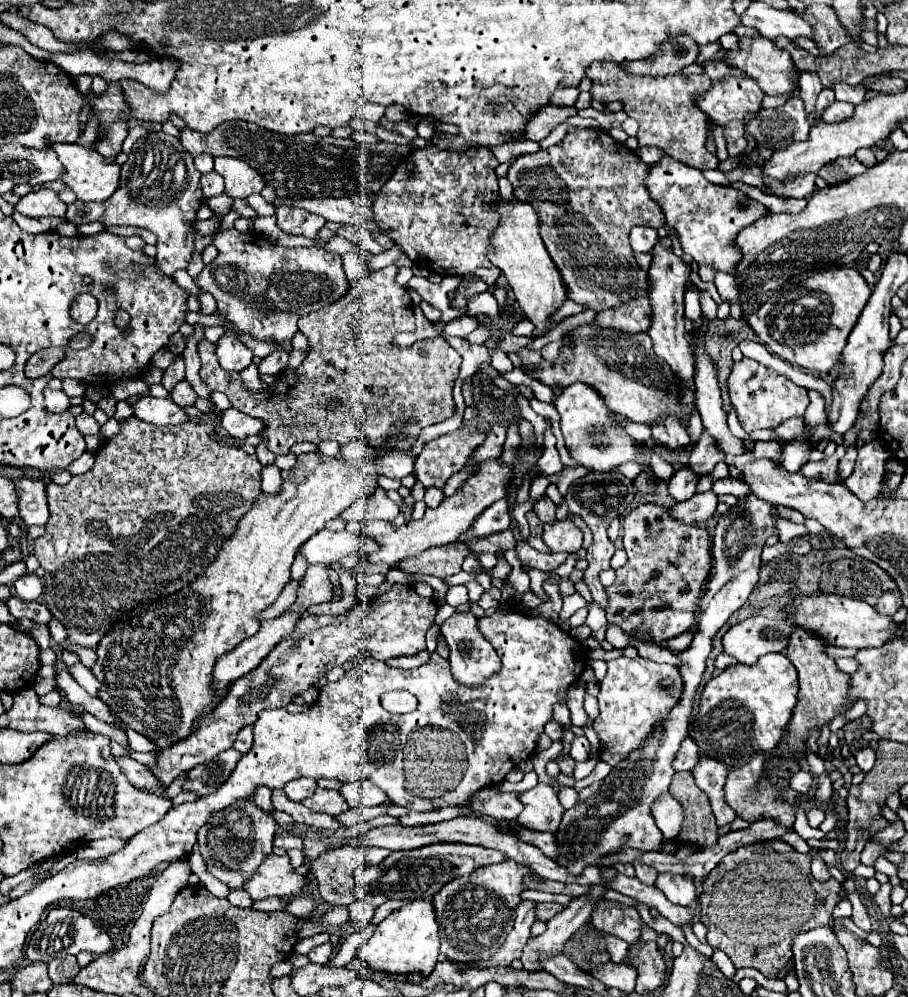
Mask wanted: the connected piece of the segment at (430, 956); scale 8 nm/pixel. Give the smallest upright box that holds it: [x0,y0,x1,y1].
[355,900,439,978]

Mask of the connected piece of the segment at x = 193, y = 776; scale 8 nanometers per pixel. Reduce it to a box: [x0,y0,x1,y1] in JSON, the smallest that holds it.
[183,748,241,798]

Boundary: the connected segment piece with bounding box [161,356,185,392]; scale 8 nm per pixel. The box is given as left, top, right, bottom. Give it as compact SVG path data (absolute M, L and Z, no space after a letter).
M179 356L179 358L165 370L161 384L163 384L163 388L165 388L167 392L171 392L173 386L175 386L177 382L181 382L181 380L185 380L185 366L183 366L183 358Z

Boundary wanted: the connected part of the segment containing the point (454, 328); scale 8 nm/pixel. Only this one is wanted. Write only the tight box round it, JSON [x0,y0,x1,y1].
[445,316,479,336]

